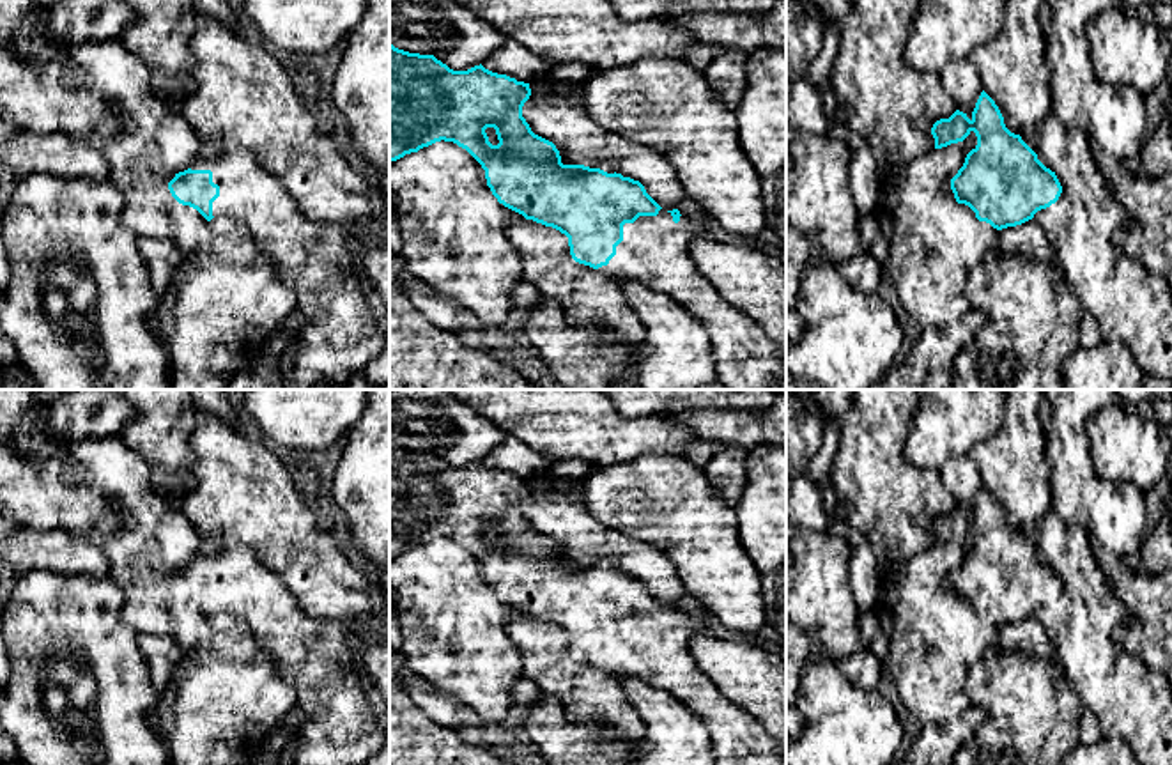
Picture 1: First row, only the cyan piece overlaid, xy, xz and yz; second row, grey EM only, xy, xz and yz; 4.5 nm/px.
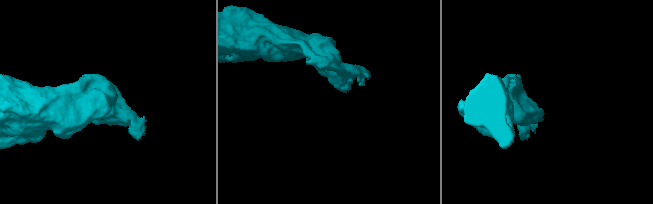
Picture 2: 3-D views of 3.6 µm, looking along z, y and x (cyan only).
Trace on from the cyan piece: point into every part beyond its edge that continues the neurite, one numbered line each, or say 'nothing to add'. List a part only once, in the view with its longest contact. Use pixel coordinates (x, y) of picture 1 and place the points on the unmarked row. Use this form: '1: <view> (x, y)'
1: xz (654, 649)

